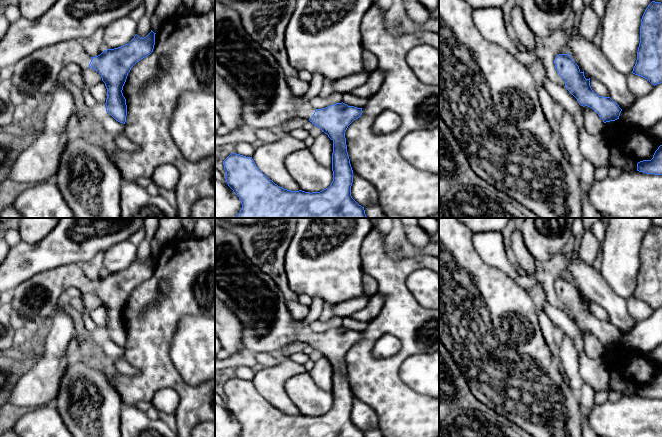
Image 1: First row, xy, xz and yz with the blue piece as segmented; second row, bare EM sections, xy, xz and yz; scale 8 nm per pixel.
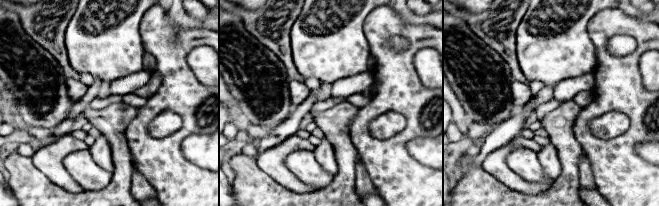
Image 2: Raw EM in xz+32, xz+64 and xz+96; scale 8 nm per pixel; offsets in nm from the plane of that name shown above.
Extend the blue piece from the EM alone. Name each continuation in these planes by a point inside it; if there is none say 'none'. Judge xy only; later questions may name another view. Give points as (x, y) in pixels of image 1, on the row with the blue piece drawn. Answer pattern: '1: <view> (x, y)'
1: xy (34, 76)

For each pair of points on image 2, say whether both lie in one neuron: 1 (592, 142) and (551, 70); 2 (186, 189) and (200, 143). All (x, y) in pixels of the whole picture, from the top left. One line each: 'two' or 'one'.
1: two
2: two

